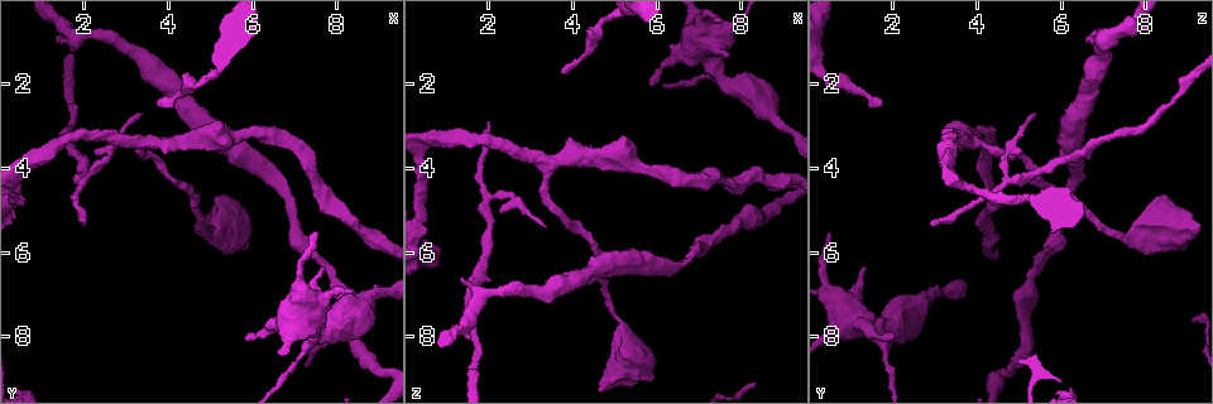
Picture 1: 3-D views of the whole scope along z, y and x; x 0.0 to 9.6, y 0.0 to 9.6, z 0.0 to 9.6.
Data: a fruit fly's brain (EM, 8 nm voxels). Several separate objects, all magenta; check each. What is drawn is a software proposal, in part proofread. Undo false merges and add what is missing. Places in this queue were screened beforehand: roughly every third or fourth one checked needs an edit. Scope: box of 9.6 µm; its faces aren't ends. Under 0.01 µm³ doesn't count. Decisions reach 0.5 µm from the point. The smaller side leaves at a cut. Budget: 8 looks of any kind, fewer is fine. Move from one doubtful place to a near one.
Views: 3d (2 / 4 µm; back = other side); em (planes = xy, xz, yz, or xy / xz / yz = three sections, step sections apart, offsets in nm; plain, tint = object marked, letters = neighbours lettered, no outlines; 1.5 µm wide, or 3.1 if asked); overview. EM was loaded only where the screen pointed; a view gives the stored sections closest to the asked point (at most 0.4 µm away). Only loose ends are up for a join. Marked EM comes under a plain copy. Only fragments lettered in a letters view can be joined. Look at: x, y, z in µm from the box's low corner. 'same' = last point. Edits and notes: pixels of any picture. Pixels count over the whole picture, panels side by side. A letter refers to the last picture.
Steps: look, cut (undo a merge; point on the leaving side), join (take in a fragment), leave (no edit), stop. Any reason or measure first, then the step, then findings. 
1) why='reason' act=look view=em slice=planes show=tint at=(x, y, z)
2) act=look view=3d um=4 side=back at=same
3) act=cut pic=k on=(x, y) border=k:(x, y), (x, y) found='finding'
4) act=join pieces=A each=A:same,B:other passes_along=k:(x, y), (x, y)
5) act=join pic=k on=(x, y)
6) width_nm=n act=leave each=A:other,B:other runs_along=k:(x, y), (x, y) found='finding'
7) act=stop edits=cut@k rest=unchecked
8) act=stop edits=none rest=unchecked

why='thin neck' act=look view=3d um=4 at=(5.95, 3.20, 4.00)

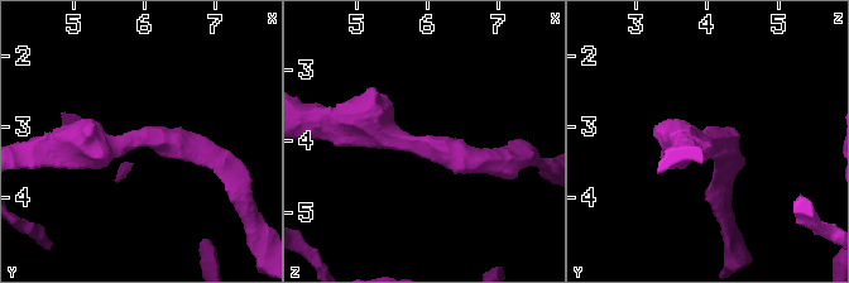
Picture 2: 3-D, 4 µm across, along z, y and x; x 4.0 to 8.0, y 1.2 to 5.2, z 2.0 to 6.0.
arm_widths_nm=380,480 act=look view=em slice=yz step=8 show=tint at=(5.90, 3.20, 4.05)

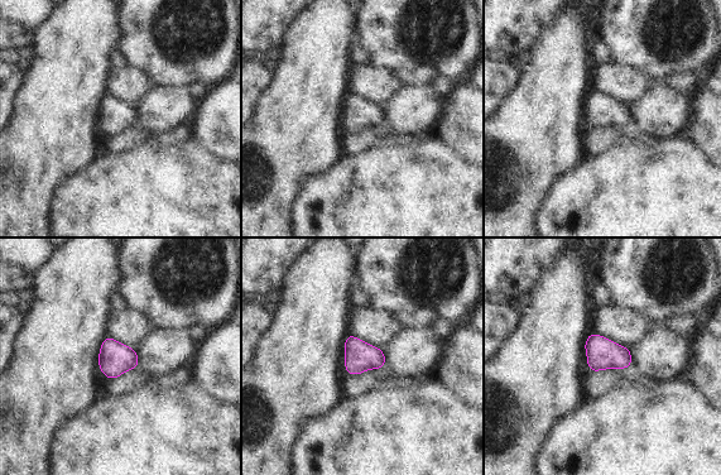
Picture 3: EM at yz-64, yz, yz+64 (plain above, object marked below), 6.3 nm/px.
why='cut it another way' act=look view=em slice=planes show=letters at=same

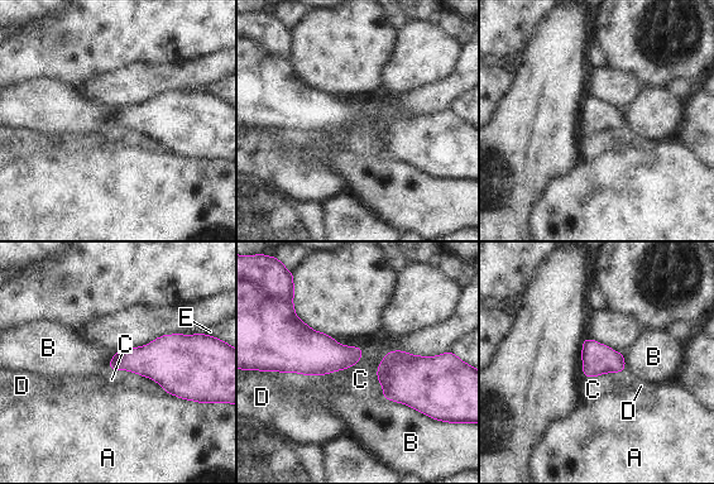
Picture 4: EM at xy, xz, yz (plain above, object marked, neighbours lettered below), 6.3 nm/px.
act=leave each=A:other,B:other,C:other,D:other,E:other border=4:(444, 353), (391, 350), (382, 396) found='all the same cell'

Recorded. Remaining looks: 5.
why='thin end' act=look view=3d um=2 side=back at=(1.95, 5.30, 2.95)

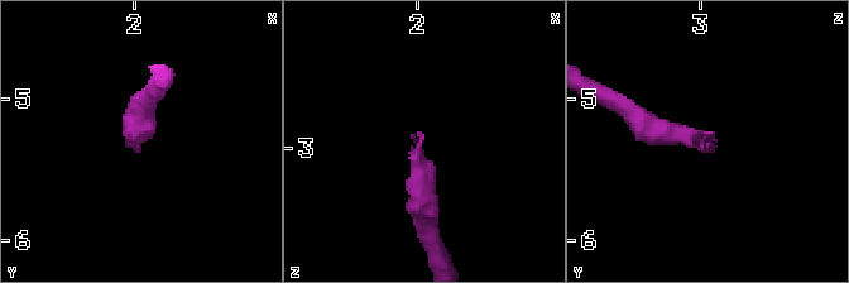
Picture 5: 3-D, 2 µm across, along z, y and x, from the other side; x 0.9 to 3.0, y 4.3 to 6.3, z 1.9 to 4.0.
why='shape alone is not enough' act=look view=em slice=planes show=letters at=(1.96, 5.34, 2.88)

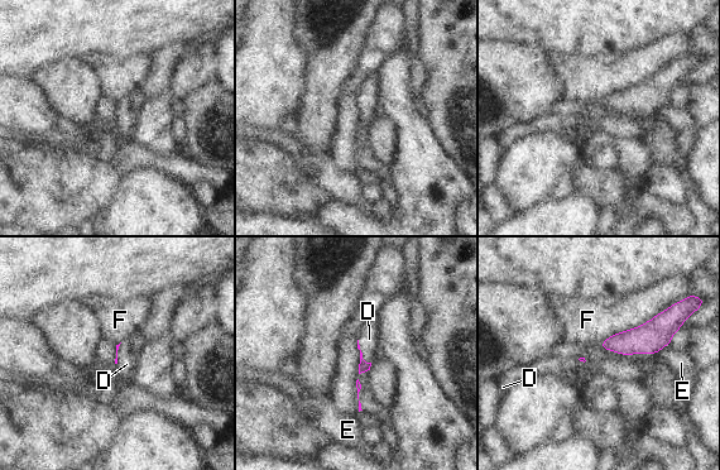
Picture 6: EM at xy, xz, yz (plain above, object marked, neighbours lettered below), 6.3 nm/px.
act=join pieces=D each=D:same,E:other,F:other passes_along=6:(364, 365), (361, 354), (369, 339) found='the cell continues'

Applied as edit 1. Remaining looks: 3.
why='see it whole again' act=look view=overview

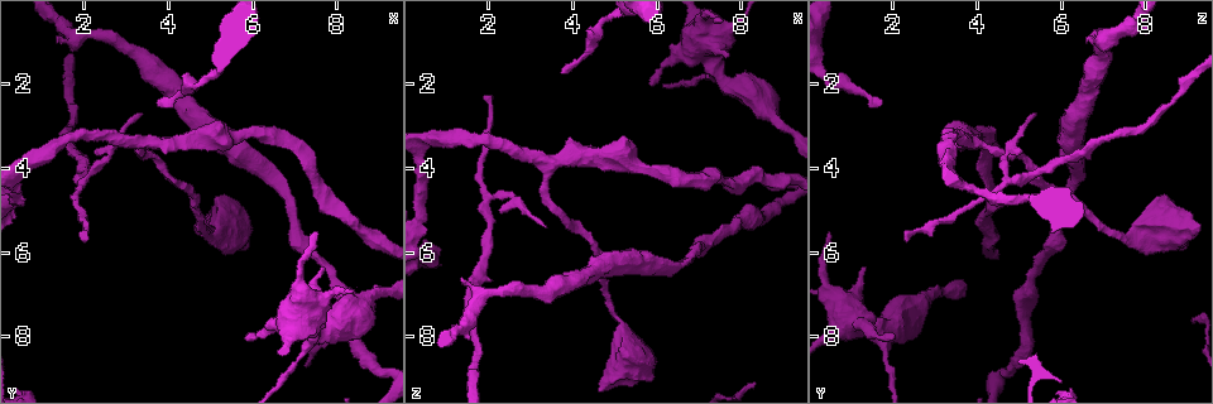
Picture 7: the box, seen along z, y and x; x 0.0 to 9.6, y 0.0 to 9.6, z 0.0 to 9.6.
why='an open end' act=look view=em slice=planes show=tint at=(3.75, 2.45, 1.75)

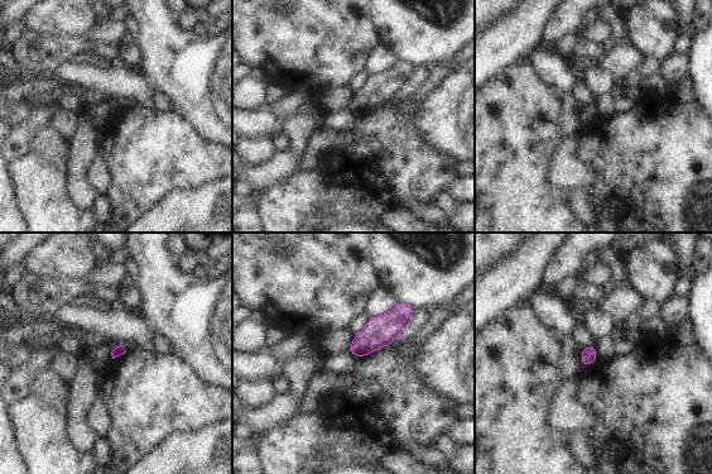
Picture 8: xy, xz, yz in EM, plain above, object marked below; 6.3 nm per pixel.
act=look view=em slice=planes show=letters at=same

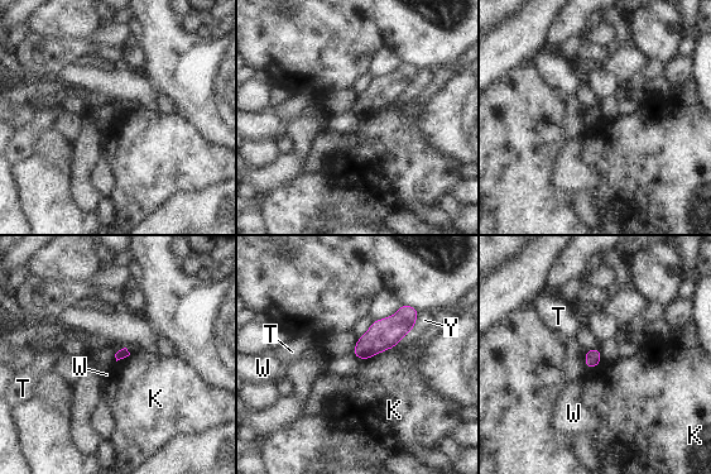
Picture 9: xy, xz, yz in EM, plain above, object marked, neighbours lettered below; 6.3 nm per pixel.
act=leave each=K:other,T:other,W:other,Y:other border=9:(394, 345), (365, 359) found='no lettered fragment goes on from it'

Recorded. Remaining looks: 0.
act=stop edits=join@6 rest=unchecked

